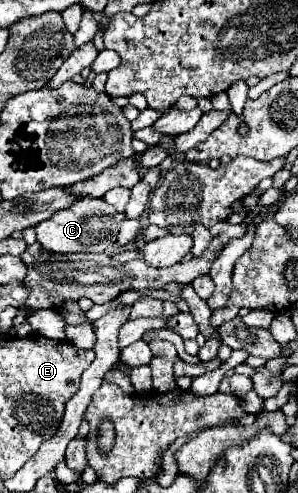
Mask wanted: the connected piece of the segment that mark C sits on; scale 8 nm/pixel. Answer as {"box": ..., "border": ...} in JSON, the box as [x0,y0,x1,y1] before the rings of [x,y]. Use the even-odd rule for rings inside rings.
{"box":[35,198,125,254],"border":[[[81,198],[67,210],[59,210],[53,218],[43,220],[35,226],[37,242],[55,254],[77,254],[77,252],[105,252],[109,246],[115,244],[119,234],[119,222],[125,214],[115,212],[105,200],[101,198]]]}

